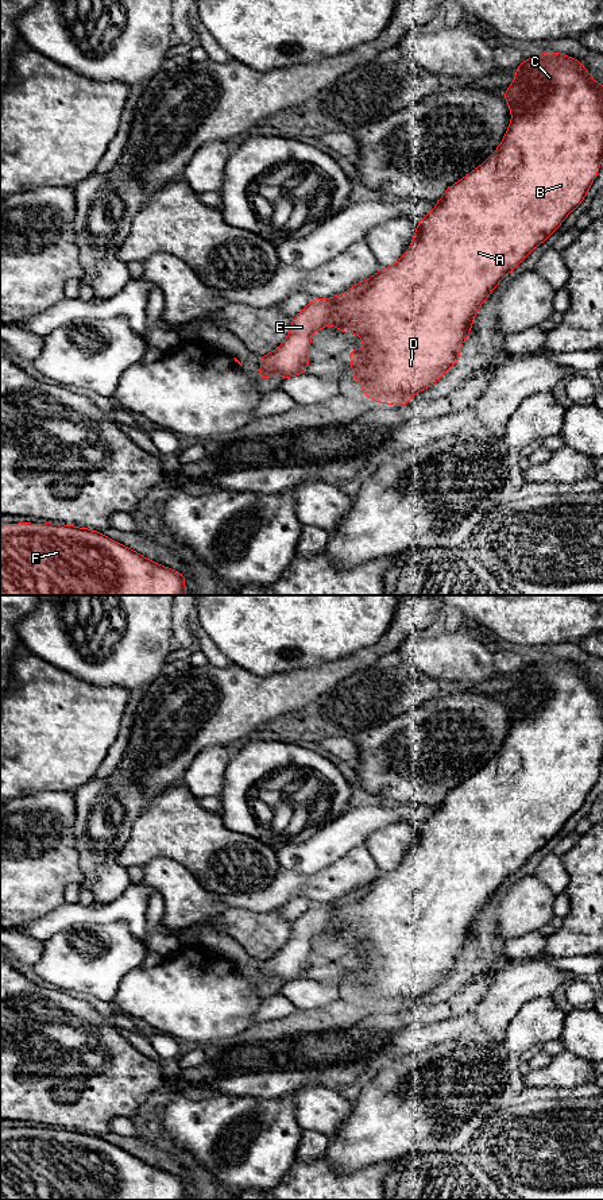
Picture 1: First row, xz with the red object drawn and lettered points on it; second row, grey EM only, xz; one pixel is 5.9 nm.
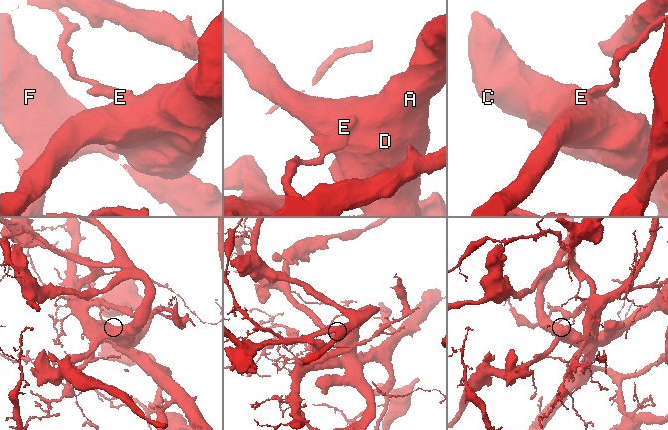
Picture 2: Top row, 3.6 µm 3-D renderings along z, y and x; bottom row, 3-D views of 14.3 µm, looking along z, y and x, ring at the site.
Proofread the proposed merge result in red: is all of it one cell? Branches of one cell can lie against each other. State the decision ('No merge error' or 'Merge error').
Merge error

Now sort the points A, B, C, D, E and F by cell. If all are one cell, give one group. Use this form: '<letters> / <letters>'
A B C D / E F

